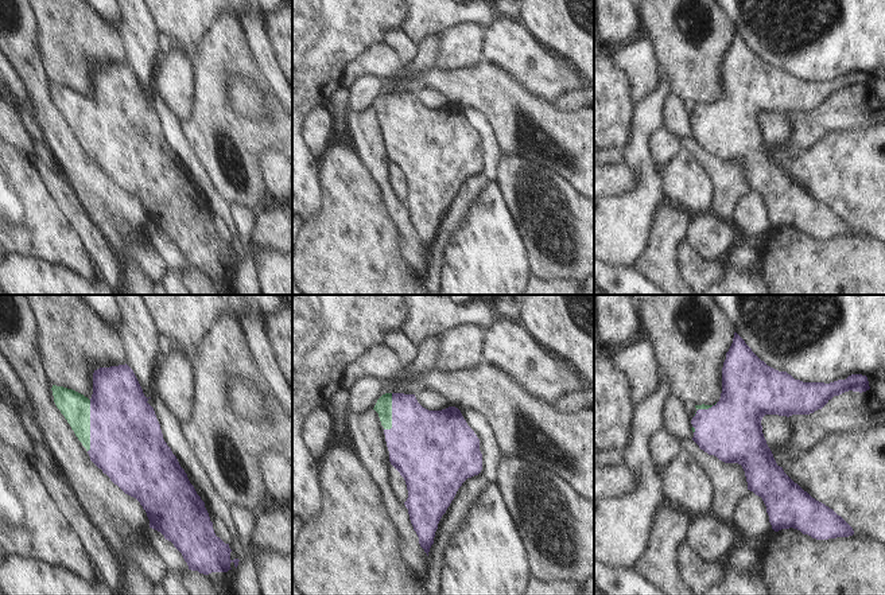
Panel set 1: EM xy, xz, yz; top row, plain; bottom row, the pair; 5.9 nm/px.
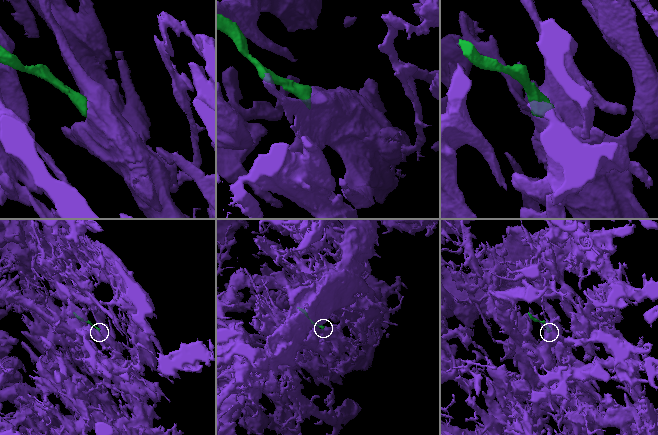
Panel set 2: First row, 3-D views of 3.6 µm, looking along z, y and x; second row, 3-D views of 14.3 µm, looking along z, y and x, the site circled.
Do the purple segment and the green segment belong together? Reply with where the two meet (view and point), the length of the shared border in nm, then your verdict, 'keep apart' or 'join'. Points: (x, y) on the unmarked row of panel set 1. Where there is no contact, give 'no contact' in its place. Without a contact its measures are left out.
meets purple in xy at (90, 124); contact 320 nm long; join

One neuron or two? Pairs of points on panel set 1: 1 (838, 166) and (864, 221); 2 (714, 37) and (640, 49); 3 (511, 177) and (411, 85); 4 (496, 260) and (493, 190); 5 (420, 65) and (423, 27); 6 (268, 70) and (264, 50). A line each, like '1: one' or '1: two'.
1: one
2: two
3: two
4: one
5: two
6: one

